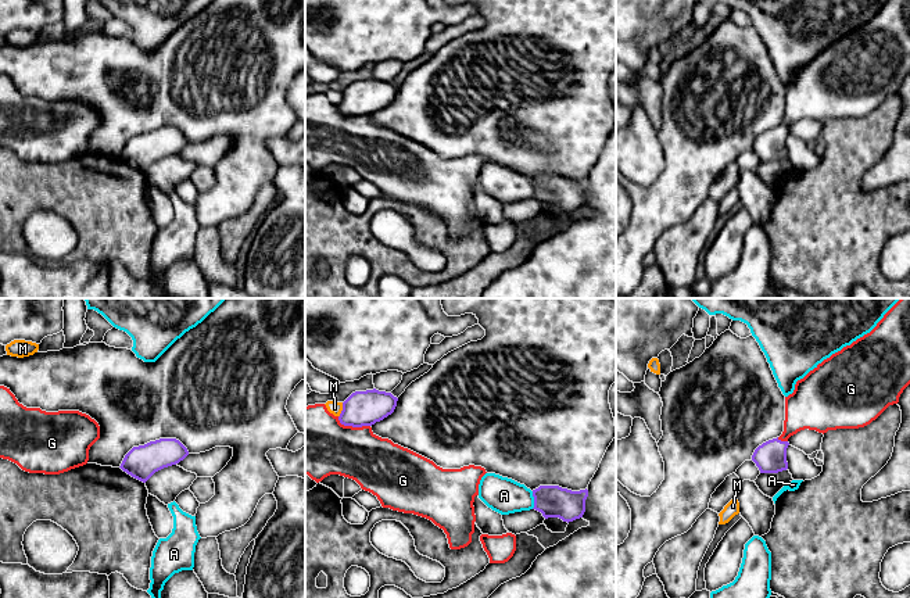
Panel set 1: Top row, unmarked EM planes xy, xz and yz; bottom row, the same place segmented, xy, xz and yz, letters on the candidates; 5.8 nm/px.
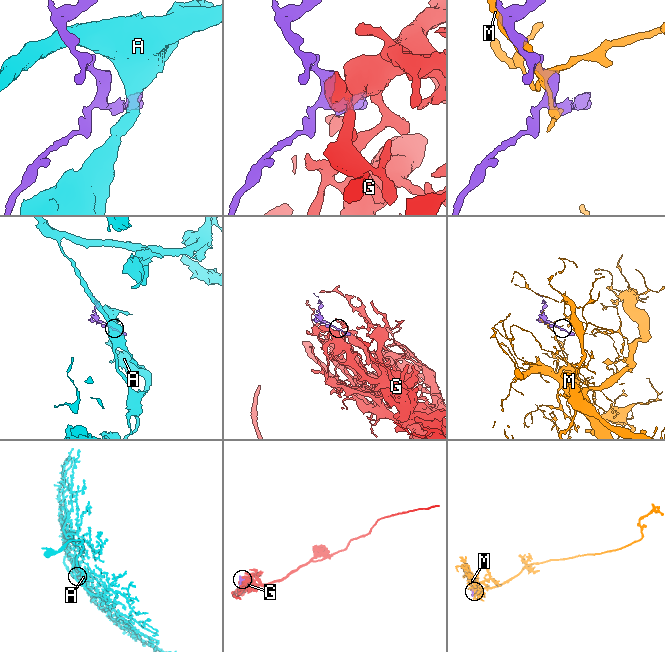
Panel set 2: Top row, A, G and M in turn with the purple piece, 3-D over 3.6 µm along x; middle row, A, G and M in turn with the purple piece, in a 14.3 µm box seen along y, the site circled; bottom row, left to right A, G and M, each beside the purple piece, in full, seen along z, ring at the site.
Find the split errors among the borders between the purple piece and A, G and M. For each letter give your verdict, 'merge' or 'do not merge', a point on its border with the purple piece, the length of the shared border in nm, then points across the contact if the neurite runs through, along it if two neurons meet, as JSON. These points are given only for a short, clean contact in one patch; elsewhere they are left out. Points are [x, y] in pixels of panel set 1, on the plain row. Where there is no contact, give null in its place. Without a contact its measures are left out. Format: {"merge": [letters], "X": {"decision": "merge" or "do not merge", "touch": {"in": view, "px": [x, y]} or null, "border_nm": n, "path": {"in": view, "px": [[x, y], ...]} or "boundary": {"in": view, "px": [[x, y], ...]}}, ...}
{"merge": ["G"], "A": {"decision": "do not merge", "touch": {"in": "xz", "px": [534, 189]}, "border_nm": 100, "boundary": {"in": "xz", "px": [[531, 181], [533, 197]]}}, "G": {"decision": "merge", "touch": {"in": "xz", "px": [353, 115]}, "border_nm": 200}, "M": {"decision": "do not merge", "touch": {"in": "xz", "px": [343, 99]}, "border_nm": 90}}

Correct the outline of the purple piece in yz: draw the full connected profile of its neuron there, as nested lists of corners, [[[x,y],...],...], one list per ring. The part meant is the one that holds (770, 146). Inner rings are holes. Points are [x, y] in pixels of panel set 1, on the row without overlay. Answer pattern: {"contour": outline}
{"contour": [[[888,0],[870,22],[832,43],[796,71],[793,82],[785,86],[782,123],[759,135],[752,150],[760,162],[787,160],[791,125],[805,118],[824,123],[828,119],[864,117],[889,94],[898,93],[909,74],[910,0]]]}

